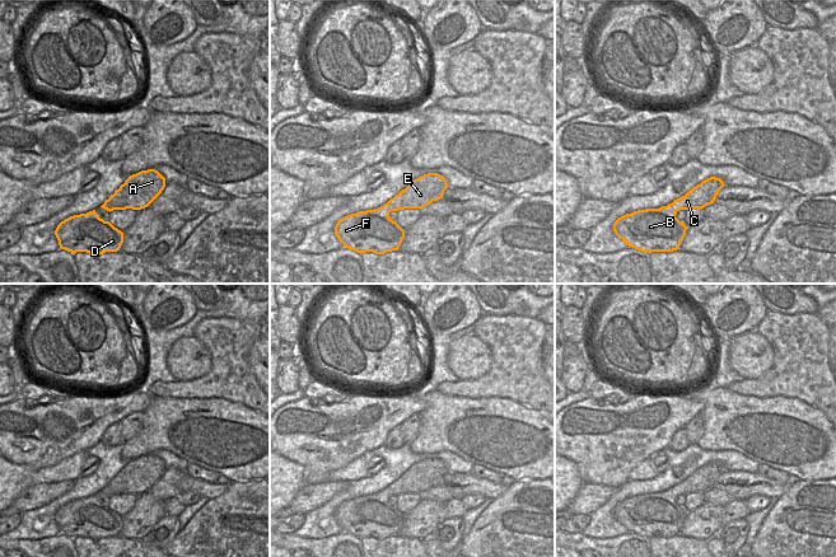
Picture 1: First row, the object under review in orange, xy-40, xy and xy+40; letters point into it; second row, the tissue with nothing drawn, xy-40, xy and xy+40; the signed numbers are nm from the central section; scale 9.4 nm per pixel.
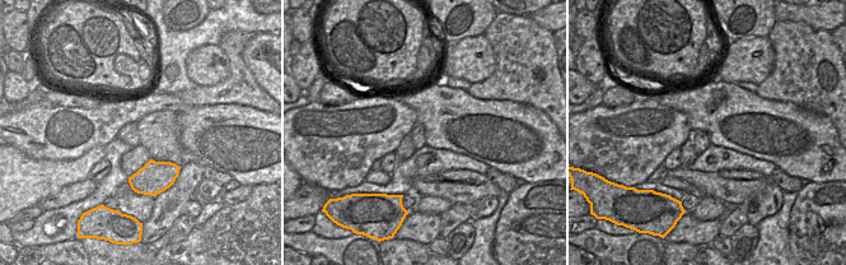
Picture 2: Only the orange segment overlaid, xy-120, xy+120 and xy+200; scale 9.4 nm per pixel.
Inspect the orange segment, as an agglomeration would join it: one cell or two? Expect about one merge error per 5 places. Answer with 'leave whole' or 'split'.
leave whole

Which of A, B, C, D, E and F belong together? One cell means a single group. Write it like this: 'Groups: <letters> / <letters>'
Groups: A B C D E F.

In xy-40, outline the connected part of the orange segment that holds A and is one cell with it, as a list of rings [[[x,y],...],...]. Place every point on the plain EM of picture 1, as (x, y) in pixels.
[[[155,454],[130,460],[101,491],[107,496],[141,495],[148,492],[164,474],[165,463]]]

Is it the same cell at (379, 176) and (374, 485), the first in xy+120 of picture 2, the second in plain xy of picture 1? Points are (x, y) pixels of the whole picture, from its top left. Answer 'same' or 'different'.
different

